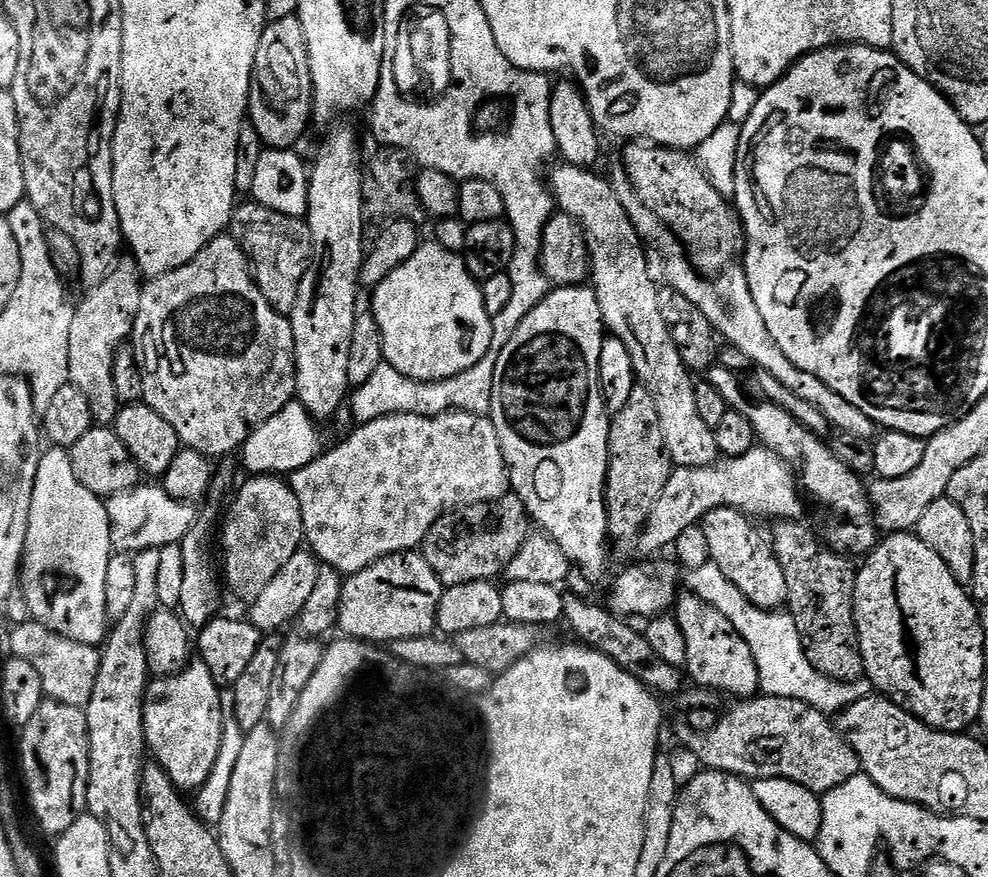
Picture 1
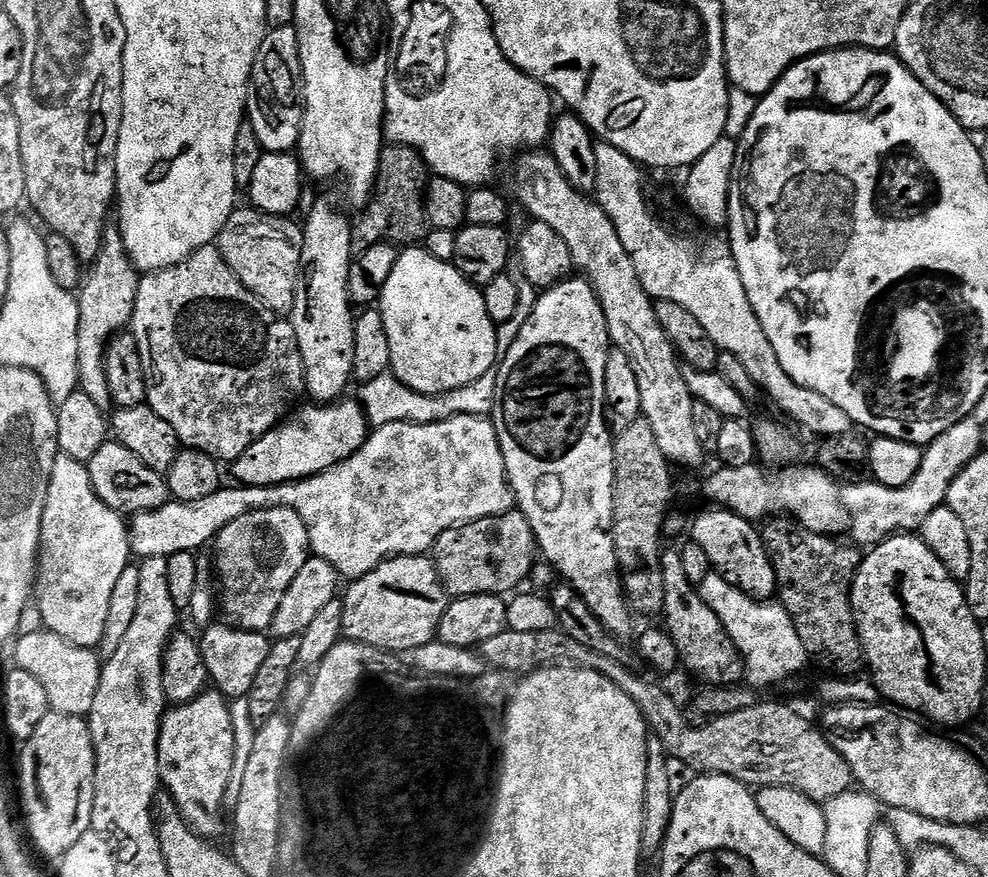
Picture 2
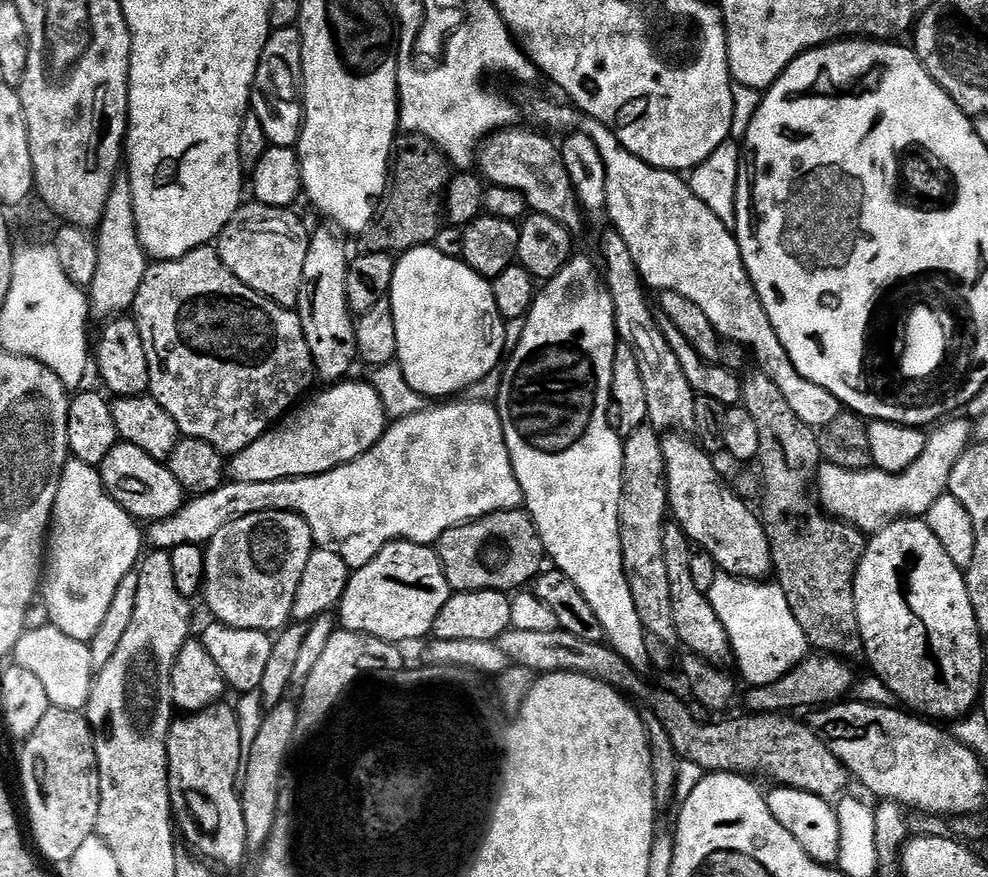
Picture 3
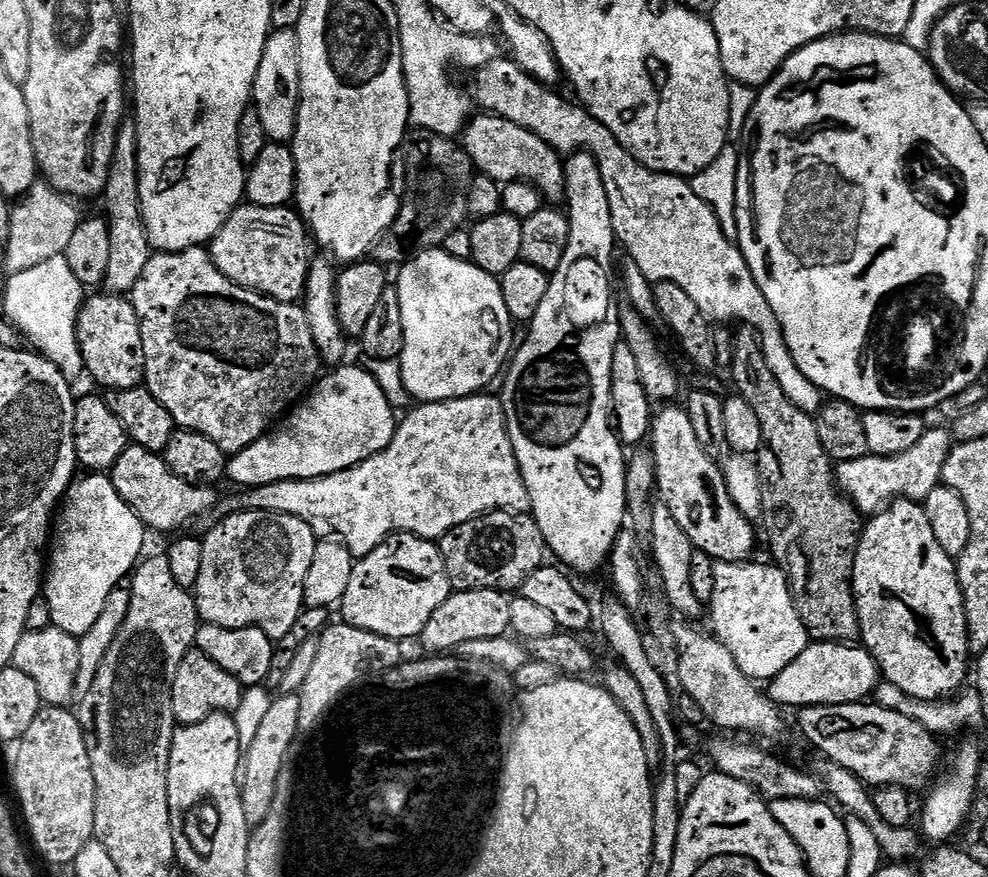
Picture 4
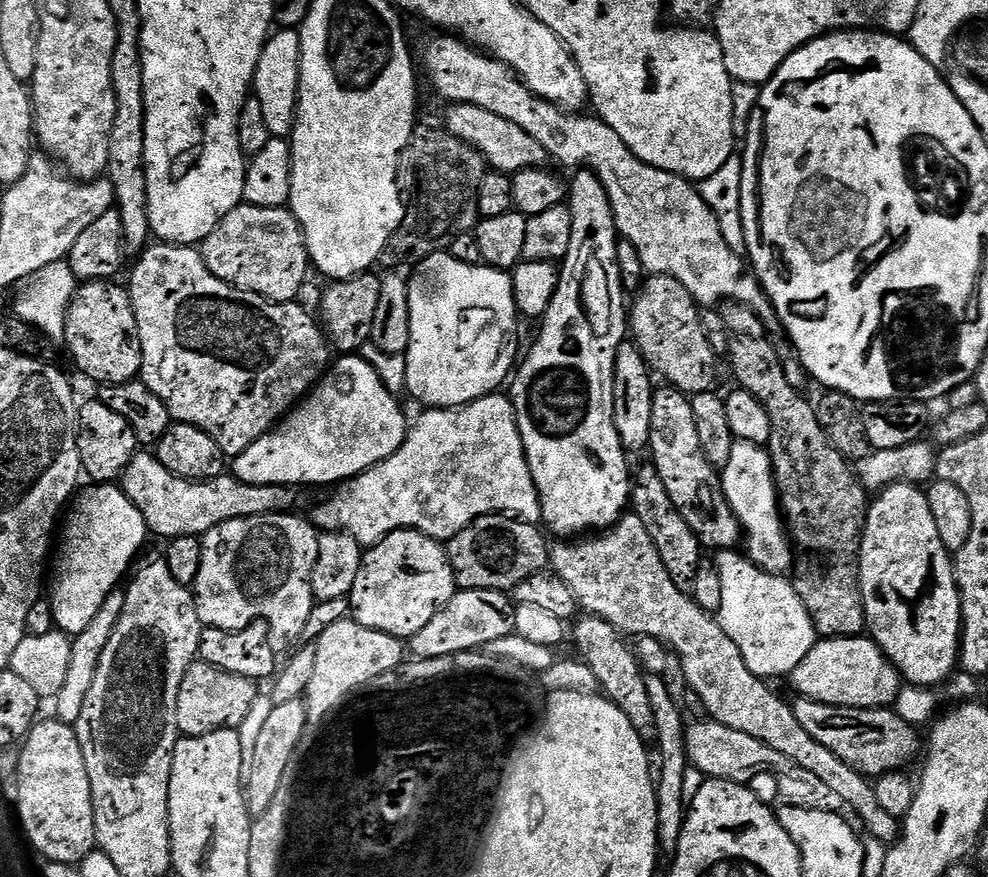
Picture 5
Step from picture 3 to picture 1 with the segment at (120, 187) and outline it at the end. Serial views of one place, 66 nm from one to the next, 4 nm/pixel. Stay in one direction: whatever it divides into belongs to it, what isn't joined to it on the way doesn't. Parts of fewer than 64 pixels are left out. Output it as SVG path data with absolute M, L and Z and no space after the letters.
M117 266L100 284L89 287L87 291L88 297L75 305L76 313L70 322L68 378L74 387L86 394L93 421L100 426L112 426L122 407L114 384L114 364L117 353L127 345L124 343L128 335L133 335L144 290L135 267Z

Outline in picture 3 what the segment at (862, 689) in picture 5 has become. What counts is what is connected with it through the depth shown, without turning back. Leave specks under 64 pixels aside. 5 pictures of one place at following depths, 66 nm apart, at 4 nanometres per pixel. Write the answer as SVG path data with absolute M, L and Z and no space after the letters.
M814 652L806 656L804 661L778 679L764 687L749 687L746 691L746 704L751 713L757 712L794 712L804 706L820 706L839 701L847 691L853 689L856 677L851 668L839 656L832 653Z

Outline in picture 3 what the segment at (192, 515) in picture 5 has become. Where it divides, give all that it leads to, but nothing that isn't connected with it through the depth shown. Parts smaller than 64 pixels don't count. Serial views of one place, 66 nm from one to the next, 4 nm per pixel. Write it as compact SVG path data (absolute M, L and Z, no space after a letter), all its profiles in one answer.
M118 442L98 465L104 490L113 497L137 521L165 520L186 503L186 493L178 478L169 470L167 463L156 460L146 450L127 442Z

